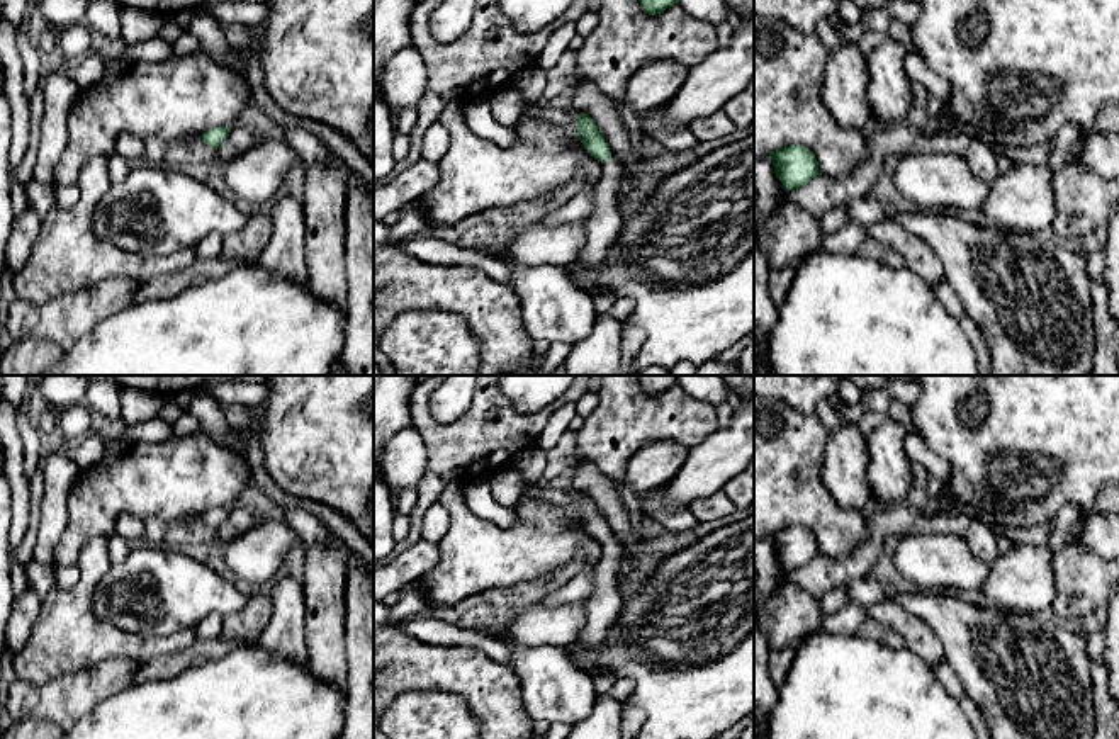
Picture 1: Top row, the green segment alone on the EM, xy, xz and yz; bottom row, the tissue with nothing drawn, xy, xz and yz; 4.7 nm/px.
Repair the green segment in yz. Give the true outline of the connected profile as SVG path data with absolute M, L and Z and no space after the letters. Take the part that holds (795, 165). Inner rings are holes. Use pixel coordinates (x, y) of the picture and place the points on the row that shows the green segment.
M790 144L771 151L769 158L773 160L774 173L786 192L801 187L820 175L815 155L800 144Z

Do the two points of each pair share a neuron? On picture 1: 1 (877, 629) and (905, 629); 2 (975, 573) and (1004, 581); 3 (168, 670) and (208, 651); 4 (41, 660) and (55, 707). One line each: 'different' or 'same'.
1: different
2: different
3: same
4: different

